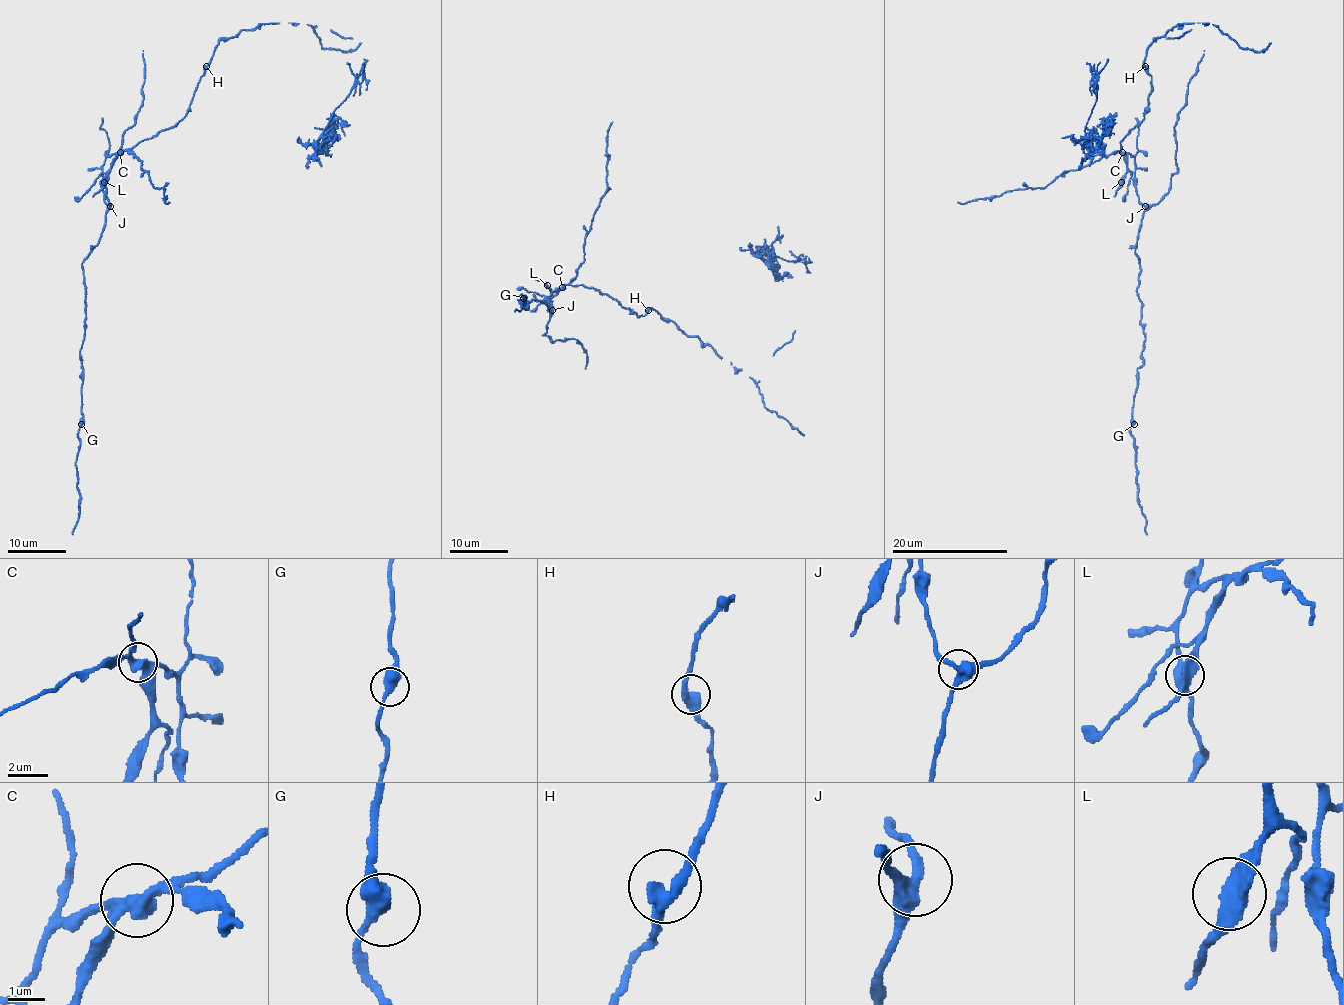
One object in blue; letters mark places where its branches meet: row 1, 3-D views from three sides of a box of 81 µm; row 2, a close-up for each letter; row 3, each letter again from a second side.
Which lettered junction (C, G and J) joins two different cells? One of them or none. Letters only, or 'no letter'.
C

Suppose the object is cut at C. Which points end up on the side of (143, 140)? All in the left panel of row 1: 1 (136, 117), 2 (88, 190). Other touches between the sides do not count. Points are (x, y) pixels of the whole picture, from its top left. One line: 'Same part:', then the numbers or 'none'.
Same part: 2

